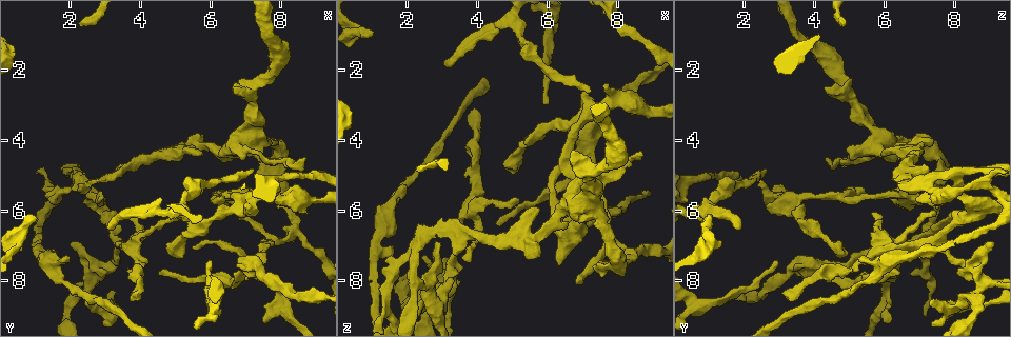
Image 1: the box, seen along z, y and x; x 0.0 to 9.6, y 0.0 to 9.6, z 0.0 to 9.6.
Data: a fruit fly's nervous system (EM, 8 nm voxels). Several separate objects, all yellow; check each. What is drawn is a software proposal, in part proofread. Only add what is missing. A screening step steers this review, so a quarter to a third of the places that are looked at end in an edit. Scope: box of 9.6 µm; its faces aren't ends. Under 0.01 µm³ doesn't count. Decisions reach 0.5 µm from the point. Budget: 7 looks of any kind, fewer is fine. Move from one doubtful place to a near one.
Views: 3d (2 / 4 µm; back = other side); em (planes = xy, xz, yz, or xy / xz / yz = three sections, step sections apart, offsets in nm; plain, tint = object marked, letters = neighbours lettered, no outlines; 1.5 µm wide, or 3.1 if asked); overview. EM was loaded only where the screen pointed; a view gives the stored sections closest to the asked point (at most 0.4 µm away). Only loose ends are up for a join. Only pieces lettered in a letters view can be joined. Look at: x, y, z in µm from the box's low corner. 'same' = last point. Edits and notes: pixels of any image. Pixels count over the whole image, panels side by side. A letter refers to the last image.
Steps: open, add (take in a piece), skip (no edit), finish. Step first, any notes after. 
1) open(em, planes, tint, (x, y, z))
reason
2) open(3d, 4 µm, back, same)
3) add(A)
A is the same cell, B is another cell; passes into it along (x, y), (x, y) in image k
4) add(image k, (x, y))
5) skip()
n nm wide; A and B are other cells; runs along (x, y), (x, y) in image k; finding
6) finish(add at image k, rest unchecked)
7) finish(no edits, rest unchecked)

open(3d, 4 µm, (4.95, 7.20, 4.90))
end of a long branch

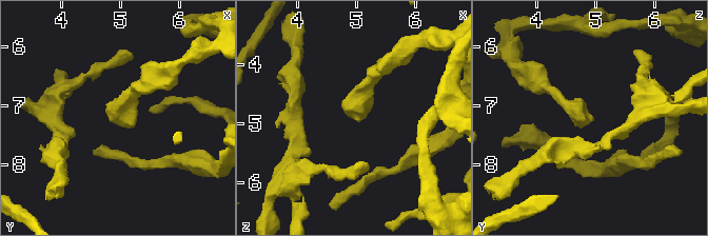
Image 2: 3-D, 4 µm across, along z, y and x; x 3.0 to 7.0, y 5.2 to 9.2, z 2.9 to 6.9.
open(em, planes, letters, (5.00, 7.15, 4.95))
shape alone is not enough

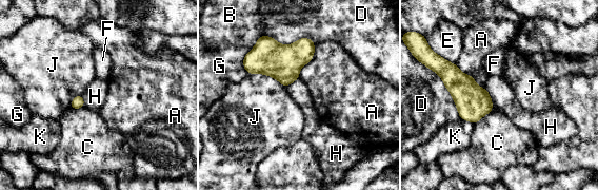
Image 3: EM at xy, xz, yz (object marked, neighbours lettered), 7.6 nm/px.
skip()
D touches over 400 nm; A, B, C, D, E, F, G, H, J and K are other cells; border along (248, 73), (273, 76), (284, 87) in image 3; no lettered piece goes on from it

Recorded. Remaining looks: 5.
open(3d, 2 µm, (0.90, 6.10, 1.05))
free end

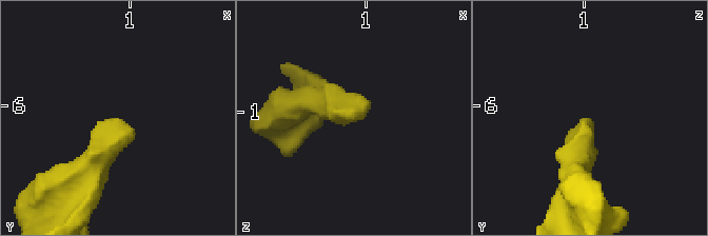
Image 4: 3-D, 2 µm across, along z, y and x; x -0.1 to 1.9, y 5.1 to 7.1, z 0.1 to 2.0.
open(em, planes, plain, (0.92, 6.12, 1.04))
now the EM

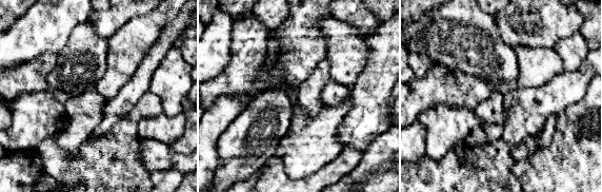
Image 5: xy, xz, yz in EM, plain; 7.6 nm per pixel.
open(em, planes, letters, same)

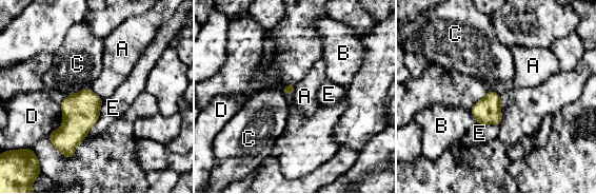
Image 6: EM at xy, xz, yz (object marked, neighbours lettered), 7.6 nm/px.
skip()
A, B, C, D and E are other cells; border along (88, 89), (102, 100) in image 6; no lettered piece goes on from it

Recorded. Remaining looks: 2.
open(em, planes, letters, (3.80, 8.35, 3.10))
end of a long branch

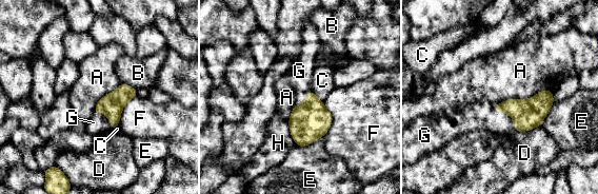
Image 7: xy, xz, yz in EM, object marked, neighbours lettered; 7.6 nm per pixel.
add(G)
G is the same cell, A, B, C, D, E, F and H are other cells; it goes on there

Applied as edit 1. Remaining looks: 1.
finish(add at image 7, rest unchecked)

